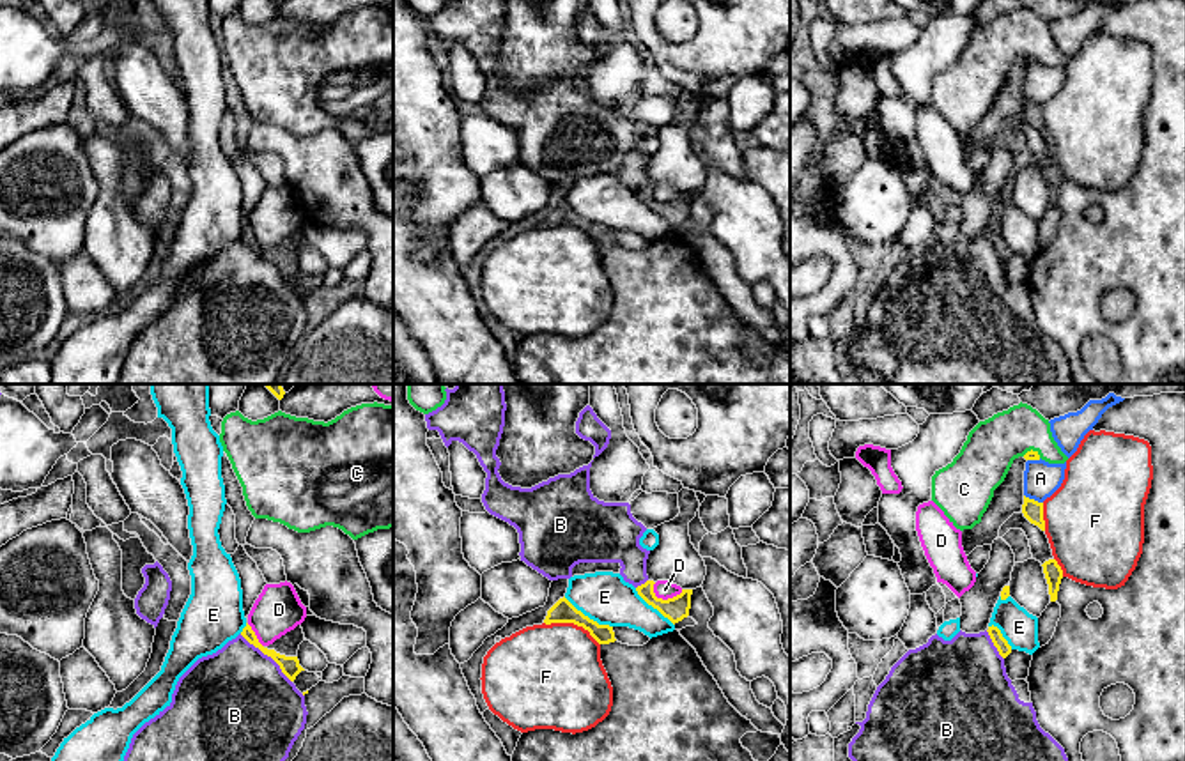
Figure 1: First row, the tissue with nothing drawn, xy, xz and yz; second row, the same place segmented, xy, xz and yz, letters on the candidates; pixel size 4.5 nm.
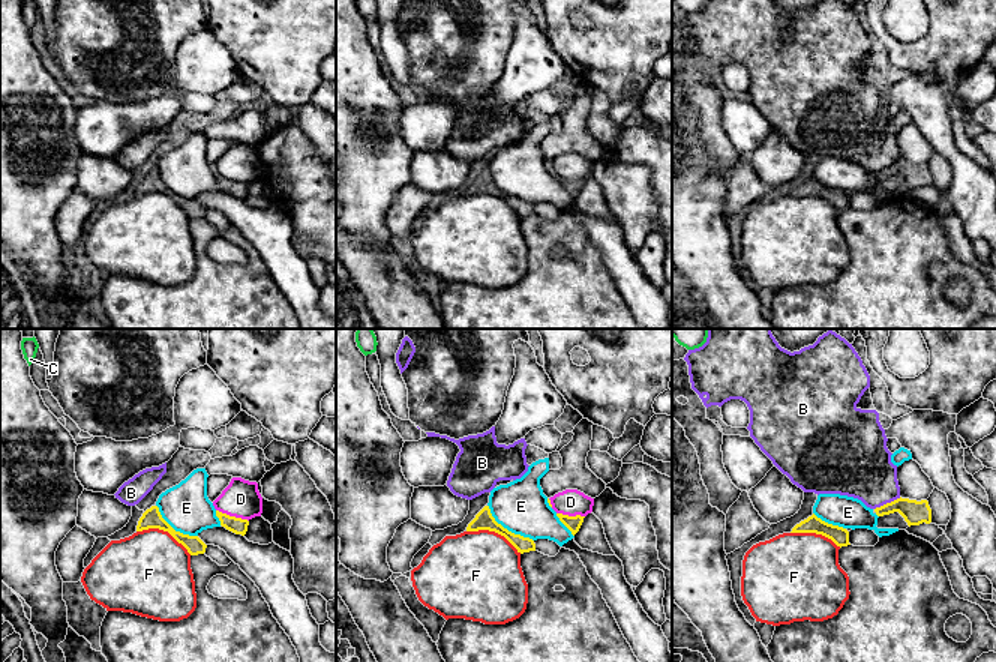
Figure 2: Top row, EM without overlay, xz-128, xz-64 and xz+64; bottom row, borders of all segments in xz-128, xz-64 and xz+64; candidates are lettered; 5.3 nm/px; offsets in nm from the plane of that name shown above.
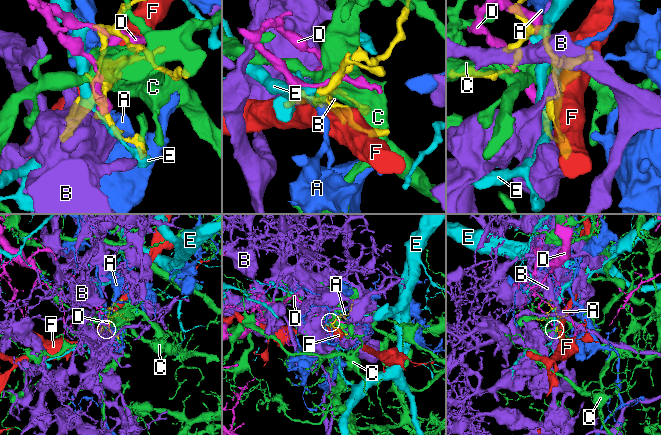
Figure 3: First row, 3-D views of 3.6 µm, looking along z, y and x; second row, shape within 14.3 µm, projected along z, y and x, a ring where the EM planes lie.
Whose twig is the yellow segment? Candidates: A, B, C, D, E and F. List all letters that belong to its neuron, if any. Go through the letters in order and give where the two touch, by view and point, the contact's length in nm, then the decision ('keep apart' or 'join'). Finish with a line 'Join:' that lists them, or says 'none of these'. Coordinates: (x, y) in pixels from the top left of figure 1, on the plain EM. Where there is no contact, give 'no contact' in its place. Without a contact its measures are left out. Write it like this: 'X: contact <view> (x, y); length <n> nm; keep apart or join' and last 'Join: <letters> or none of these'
A: contact yz (1033, 103); length 100 nm; keep apart
B: contact xy (268, 259); length 320 nm; keep apart
C: contact yz (1031, 53); length 90 nm; keep apart
D: contact xz (665, 204); length 150 nm; keep apart
E: contact xz (587, 220); length 260 nm; join
F: contact xz (573, 225); length 280 nm; keep apart
Join: E

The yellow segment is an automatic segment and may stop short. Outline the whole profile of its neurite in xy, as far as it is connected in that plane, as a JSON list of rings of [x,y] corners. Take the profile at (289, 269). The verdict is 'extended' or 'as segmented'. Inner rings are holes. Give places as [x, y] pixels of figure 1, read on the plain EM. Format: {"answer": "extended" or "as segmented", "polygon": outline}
{"answer": "as segmented", "polygon": [[[246,227],[246,230],[243,232],[241,239],[250,246],[253,248],[255,251],[259,251],[264,258],[271,260],[282,273],[282,276],[290,283],[294,285],[296,280],[305,274],[301,269],[299,269],[299,264],[298,260],[285,260],[285,258],[280,258],[276,257],[275,253],[267,253],[264,251],[255,235],[252,234],[252,230]]]}

